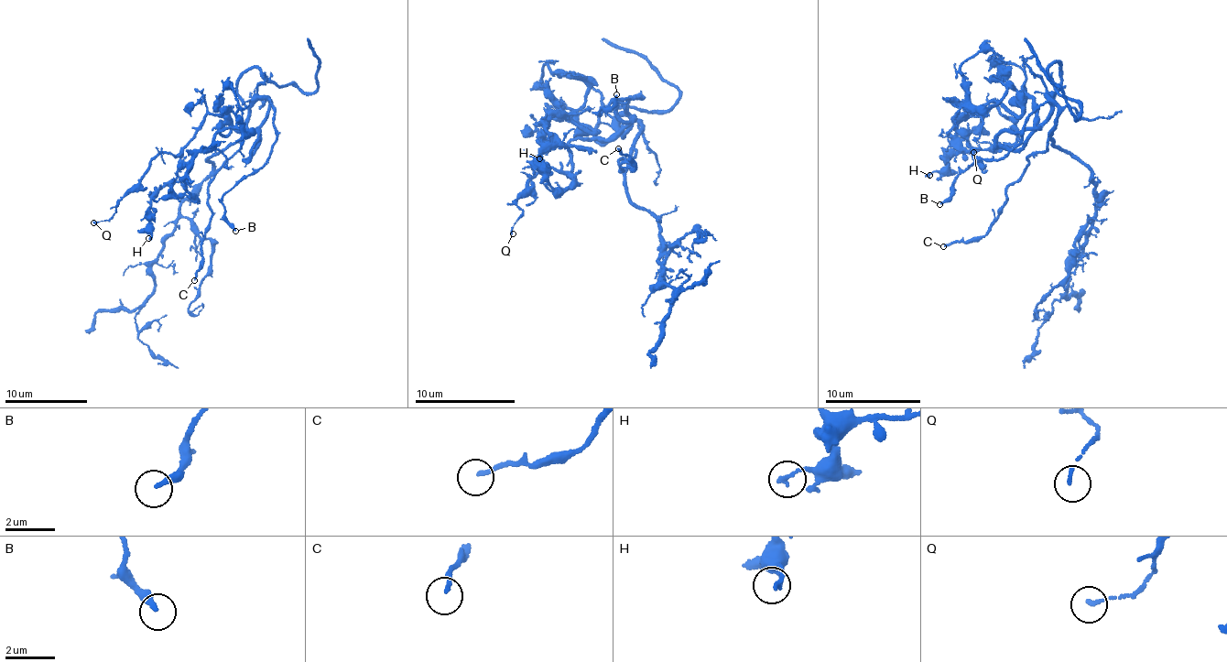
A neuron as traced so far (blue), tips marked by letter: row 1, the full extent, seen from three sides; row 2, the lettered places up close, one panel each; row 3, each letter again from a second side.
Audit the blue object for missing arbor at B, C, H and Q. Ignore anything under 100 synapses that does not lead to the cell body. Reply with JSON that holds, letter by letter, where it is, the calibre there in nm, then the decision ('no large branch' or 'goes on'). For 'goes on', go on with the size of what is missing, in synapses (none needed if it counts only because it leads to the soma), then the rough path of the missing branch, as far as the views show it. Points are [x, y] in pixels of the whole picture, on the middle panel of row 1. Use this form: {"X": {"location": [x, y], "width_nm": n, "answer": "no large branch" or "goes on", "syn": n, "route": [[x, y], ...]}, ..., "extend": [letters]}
{"B": {"location": [616, 94], "width_nm": 240, "answer": "no large branch"}, "C": {"location": [618, 148], "width_nm": 160, "answer": "no large branch"}, "H": {"location": [539, 158], "width_nm": 150, "answer": "no large branch"}, "Q": {"location": [513, 233], "width_nm": 120, "answer": "no large branch"}, "extend": []}

